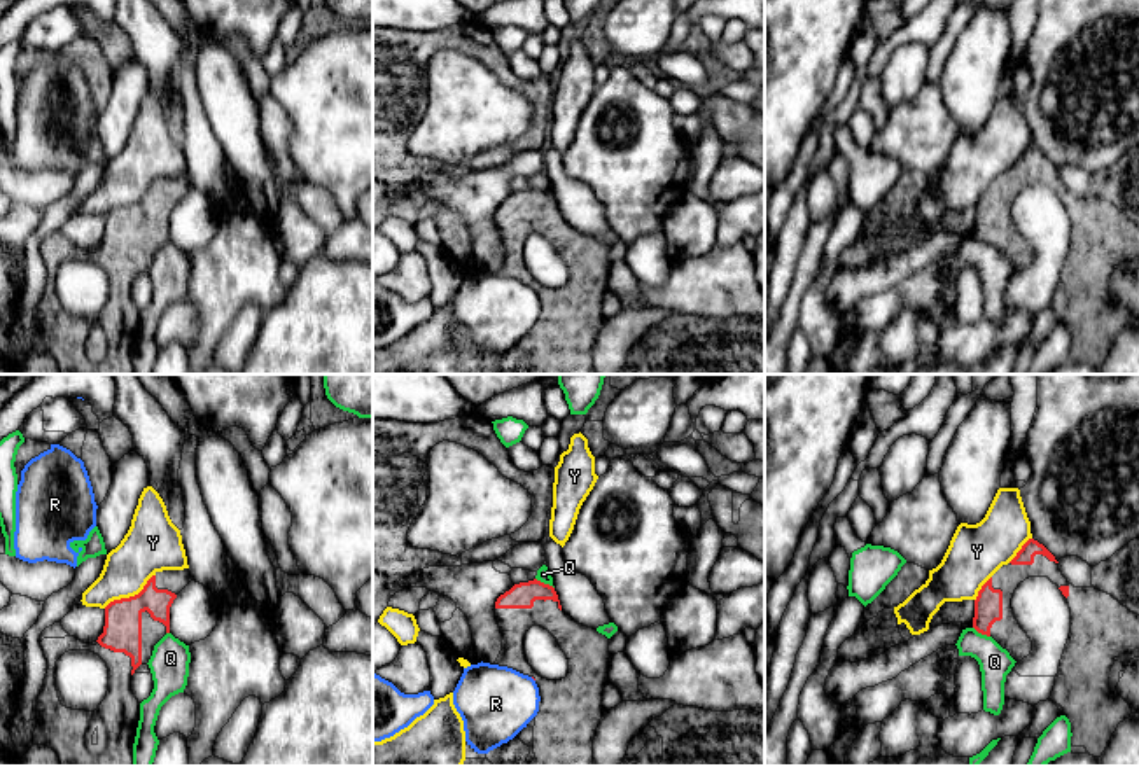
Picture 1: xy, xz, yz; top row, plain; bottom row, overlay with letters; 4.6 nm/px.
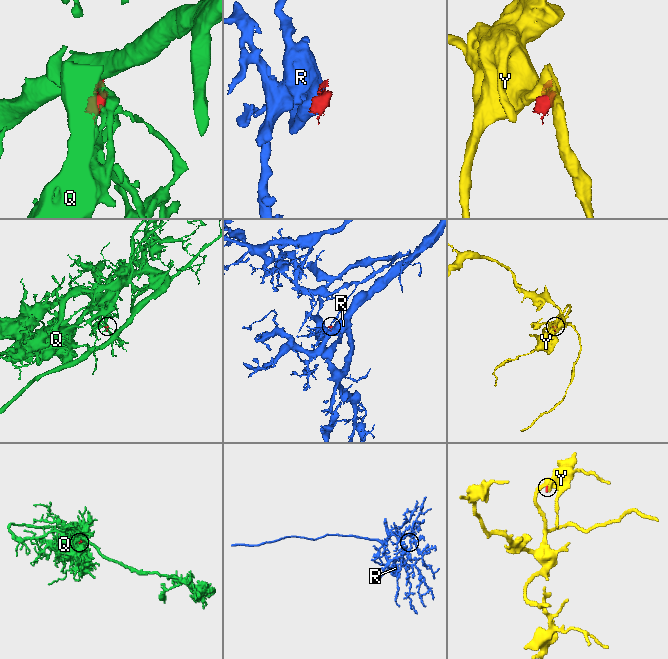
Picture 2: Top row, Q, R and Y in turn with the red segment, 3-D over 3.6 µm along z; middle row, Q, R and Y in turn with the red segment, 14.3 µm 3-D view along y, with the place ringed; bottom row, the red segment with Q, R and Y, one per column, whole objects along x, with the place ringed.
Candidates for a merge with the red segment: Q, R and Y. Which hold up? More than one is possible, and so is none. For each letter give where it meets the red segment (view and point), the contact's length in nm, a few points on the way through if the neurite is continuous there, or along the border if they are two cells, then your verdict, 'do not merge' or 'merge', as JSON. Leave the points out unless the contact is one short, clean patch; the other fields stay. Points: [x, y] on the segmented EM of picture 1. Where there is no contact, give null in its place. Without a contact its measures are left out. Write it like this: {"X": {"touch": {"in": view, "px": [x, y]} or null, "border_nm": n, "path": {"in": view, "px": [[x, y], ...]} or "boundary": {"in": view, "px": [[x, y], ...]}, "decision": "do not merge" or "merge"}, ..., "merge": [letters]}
{"Q": {"touch": {"in": "xz", "px": [543, 583]}, "border_nm": 100, "boundary": {"in": "xz", "px": [[536, 577], [553, 588]]}, "decision": "do not merge"}, "R": {"touch": null, "decision": "do not merge"}, "Y": {"touch": {"in": "xy", "px": [130, 597]}, "border_nm": 280, "decision": "do not merge"}, "merge": []}

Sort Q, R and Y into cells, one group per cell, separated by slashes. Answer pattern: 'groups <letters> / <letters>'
groups Q / R / Y

